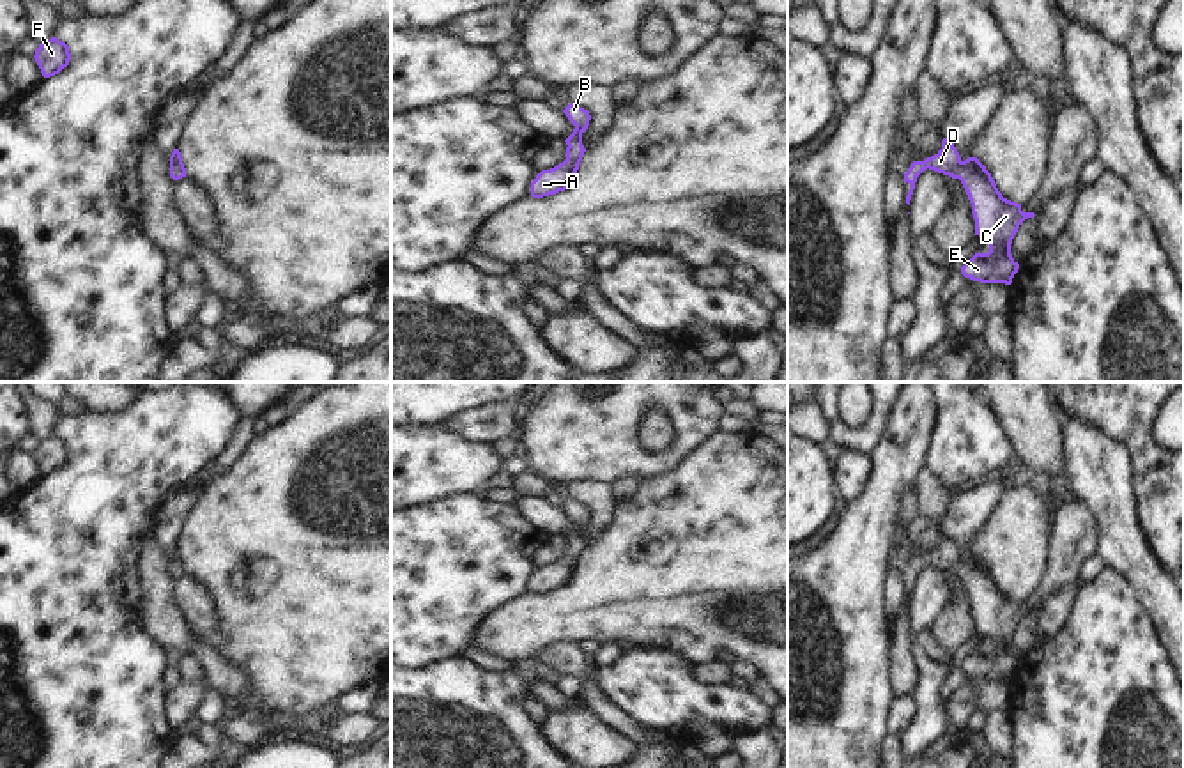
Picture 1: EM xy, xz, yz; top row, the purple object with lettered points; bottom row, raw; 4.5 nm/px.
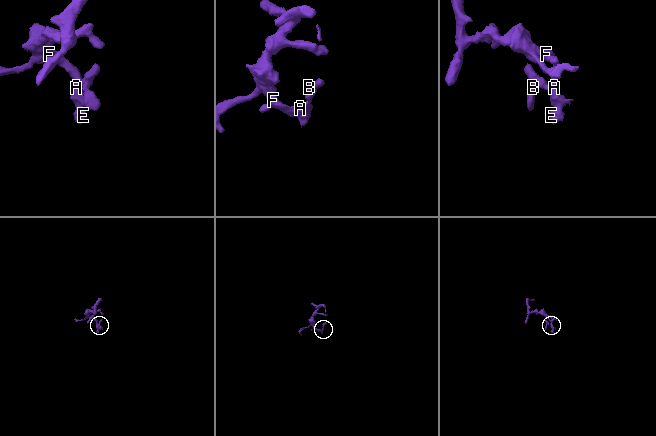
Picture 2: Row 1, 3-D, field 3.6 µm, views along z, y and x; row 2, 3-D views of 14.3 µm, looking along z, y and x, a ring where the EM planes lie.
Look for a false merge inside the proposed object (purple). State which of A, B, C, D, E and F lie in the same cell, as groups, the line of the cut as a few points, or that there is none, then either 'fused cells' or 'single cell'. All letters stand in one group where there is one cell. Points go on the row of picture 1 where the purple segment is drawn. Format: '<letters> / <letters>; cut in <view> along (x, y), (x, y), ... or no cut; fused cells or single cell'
A B C D E F; no cut; single cell

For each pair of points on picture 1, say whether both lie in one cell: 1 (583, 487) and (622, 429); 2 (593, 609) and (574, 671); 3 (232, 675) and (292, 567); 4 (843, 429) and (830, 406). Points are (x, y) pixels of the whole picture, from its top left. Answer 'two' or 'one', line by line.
1: two
2: two
3: two
4: one

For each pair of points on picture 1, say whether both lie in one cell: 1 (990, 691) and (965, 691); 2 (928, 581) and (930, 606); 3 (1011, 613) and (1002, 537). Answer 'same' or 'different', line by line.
1: different
2: same
3: different

